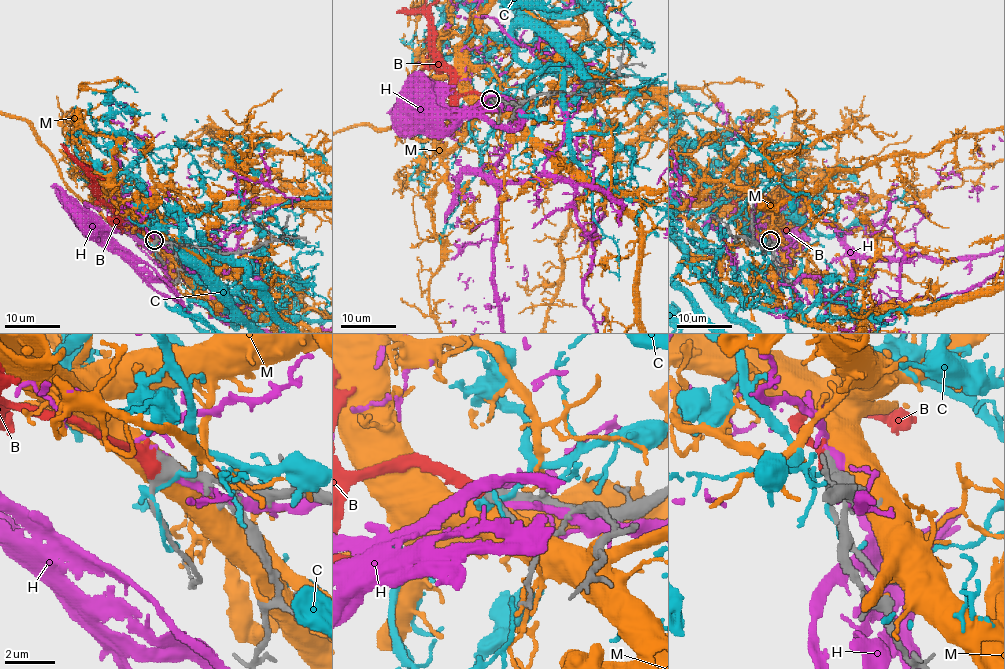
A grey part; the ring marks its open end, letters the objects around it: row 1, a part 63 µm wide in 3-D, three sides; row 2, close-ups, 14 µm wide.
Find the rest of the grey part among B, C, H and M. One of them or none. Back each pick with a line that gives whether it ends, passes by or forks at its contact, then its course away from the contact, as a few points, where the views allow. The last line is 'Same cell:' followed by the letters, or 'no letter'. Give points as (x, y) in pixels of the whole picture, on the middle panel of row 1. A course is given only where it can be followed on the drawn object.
B: it ends there
Same cell: B

